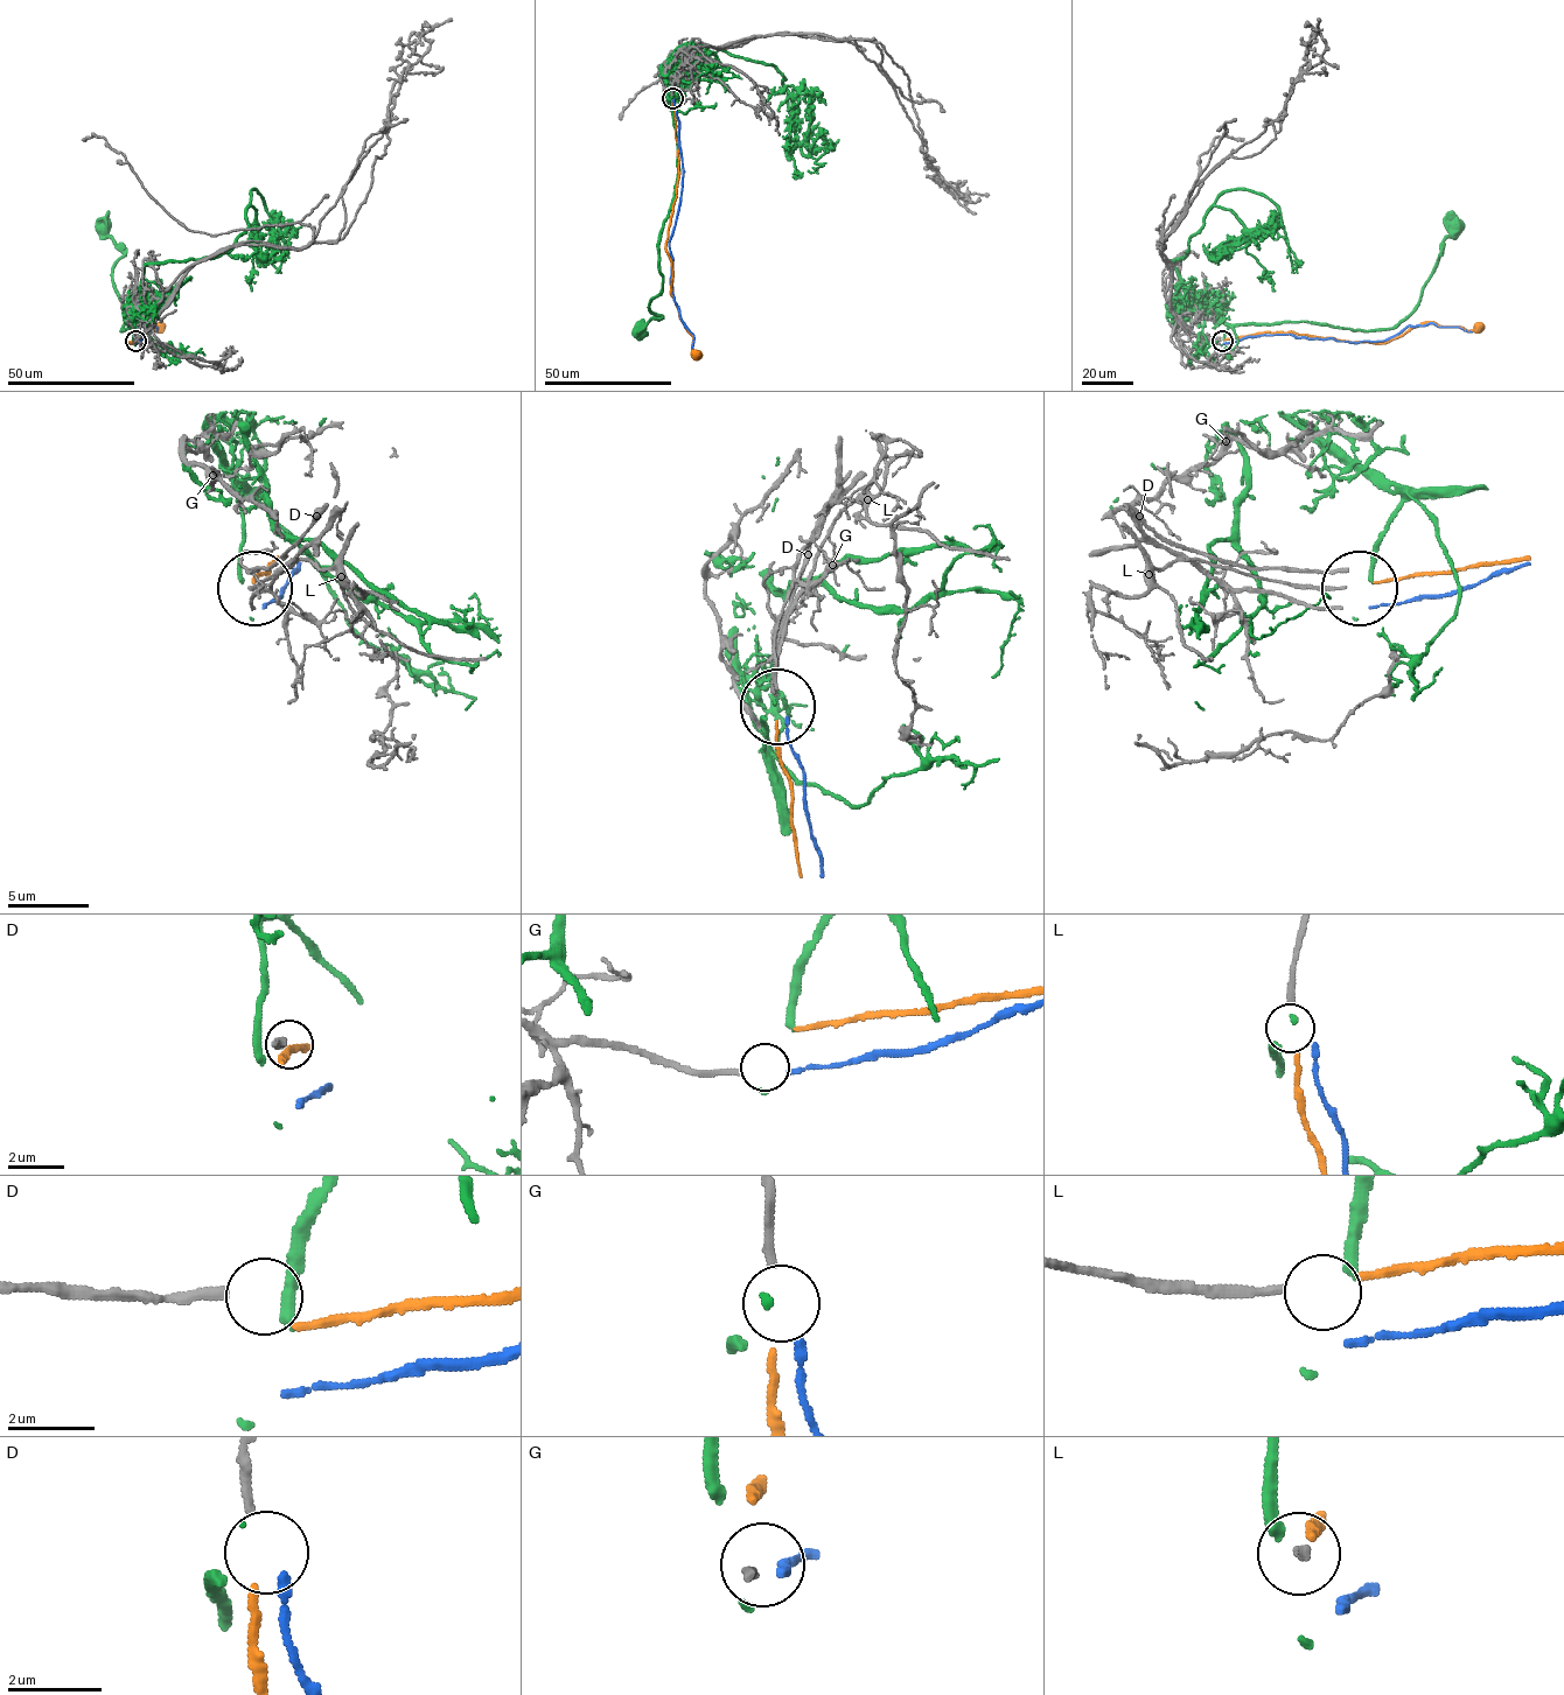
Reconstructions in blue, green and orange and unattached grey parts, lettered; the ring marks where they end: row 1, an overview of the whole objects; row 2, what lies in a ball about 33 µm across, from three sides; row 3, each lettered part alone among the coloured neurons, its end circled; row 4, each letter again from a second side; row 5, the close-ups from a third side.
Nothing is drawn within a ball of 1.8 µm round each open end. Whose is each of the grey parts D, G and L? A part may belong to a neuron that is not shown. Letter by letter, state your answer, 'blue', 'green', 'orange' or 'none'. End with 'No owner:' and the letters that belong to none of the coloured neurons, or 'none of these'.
D: none
G: blue
L: orange
No owner: D

